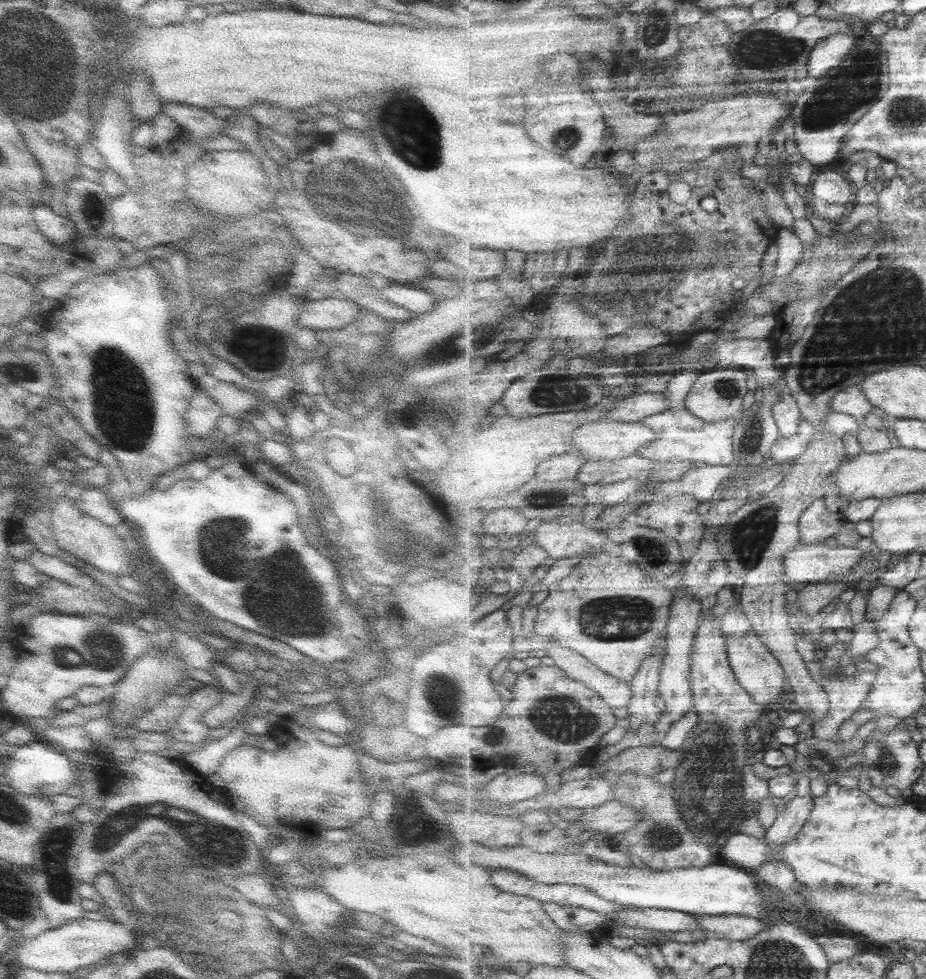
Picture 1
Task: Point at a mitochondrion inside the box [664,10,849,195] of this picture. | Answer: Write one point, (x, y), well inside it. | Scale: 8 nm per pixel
(767, 48)

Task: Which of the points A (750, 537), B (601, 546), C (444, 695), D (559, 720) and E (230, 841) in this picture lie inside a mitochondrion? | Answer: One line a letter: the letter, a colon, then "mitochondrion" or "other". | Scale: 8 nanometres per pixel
A: mitochondrion
B: other
C: mitochondrion
D: mitochondrion
E: mitochondrion

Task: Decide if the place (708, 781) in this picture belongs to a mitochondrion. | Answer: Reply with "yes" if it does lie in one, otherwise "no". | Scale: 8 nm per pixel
yes

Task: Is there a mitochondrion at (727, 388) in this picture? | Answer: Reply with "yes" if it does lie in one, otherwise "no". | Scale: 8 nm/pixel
yes

